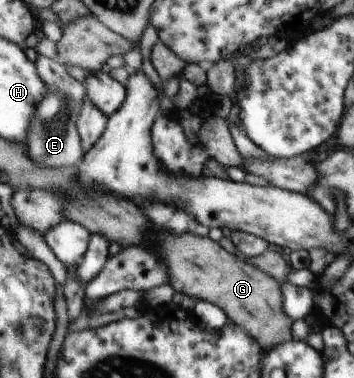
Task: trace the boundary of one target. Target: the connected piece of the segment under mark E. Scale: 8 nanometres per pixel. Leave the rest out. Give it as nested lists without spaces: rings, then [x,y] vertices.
[[[37,56],[35,67],[43,83],[47,83],[48,92],[44,99],[36,105],[32,124],[26,127],[26,145],[28,154],[38,165],[45,167],[69,167],[77,164],[82,158],[83,151],[76,130],[76,119],[82,102],[86,99],[84,85],[77,81],[71,72],[58,60],[45,56]]]

